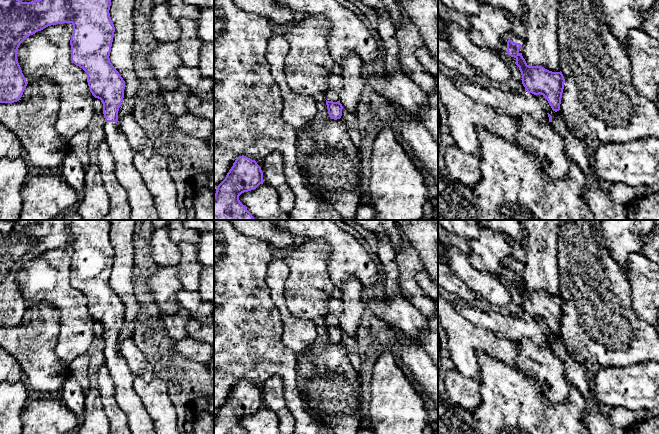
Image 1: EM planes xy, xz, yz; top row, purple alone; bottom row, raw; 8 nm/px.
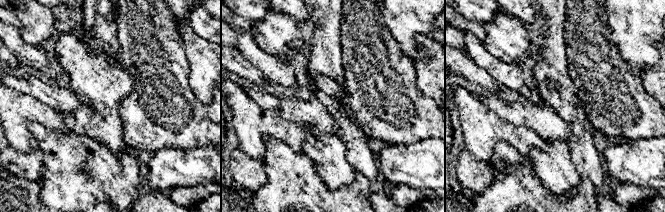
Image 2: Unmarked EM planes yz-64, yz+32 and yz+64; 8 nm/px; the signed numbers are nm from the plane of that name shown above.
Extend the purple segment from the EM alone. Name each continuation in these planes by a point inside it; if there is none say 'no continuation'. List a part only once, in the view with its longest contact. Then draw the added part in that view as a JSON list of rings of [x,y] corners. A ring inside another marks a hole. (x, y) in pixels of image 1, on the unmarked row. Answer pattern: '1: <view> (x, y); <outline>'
1: xz (335, 307); [[[337,295],[328,300],[328,314],[322,320],[327,325],[339,325],[339,317],[343,311],[343,304]]]

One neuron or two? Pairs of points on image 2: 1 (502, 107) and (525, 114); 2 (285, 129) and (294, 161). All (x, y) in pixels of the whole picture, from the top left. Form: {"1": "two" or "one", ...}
{"1": "one", "2": "two"}

